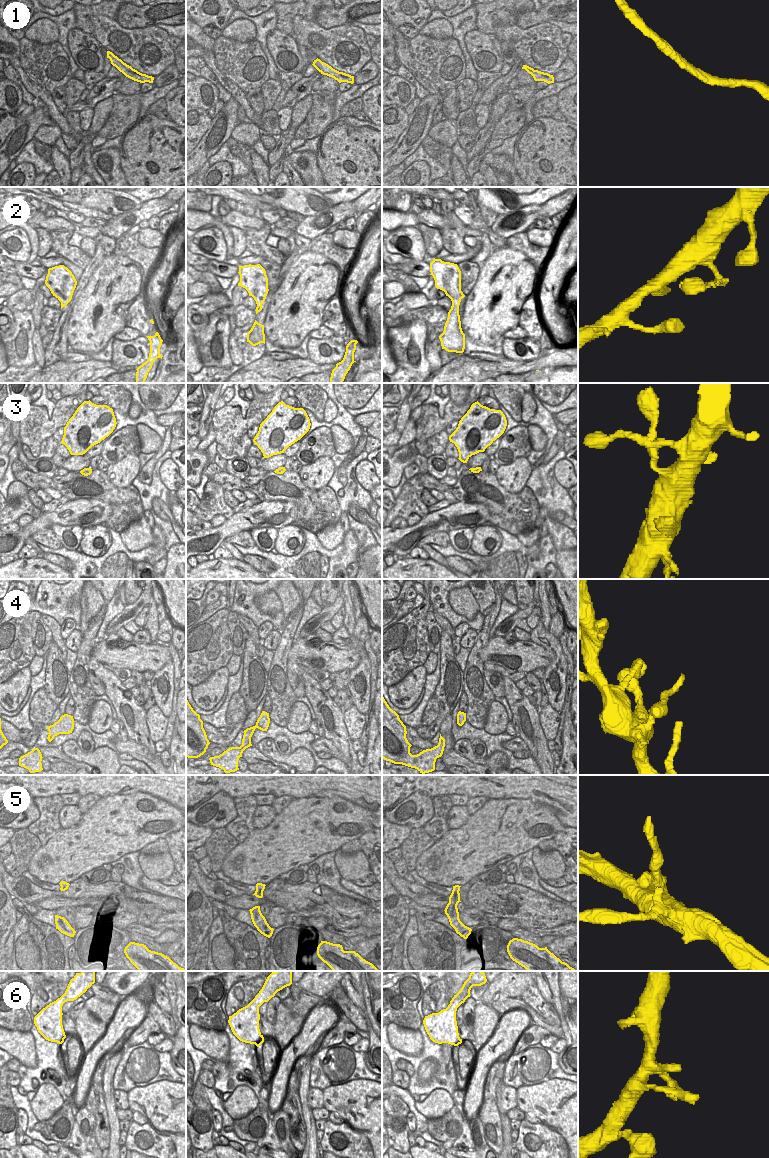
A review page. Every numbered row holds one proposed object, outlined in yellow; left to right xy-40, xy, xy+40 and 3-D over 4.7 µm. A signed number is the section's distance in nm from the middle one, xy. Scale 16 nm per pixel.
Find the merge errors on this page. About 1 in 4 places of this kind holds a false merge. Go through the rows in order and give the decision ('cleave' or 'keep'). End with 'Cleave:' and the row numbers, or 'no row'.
1: keep
2: keep
3: keep
4: keep
5: cleave
6: keep
Cleave: 5

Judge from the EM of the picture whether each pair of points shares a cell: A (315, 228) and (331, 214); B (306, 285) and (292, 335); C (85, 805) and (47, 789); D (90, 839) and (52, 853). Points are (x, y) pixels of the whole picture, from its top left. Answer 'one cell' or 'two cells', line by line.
A: one cell
B: one cell
C: two cells
D: one cell

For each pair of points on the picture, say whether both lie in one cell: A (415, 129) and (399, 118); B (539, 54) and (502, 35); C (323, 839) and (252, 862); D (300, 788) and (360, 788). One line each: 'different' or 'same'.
A: different
B: same
C: same
D: same

